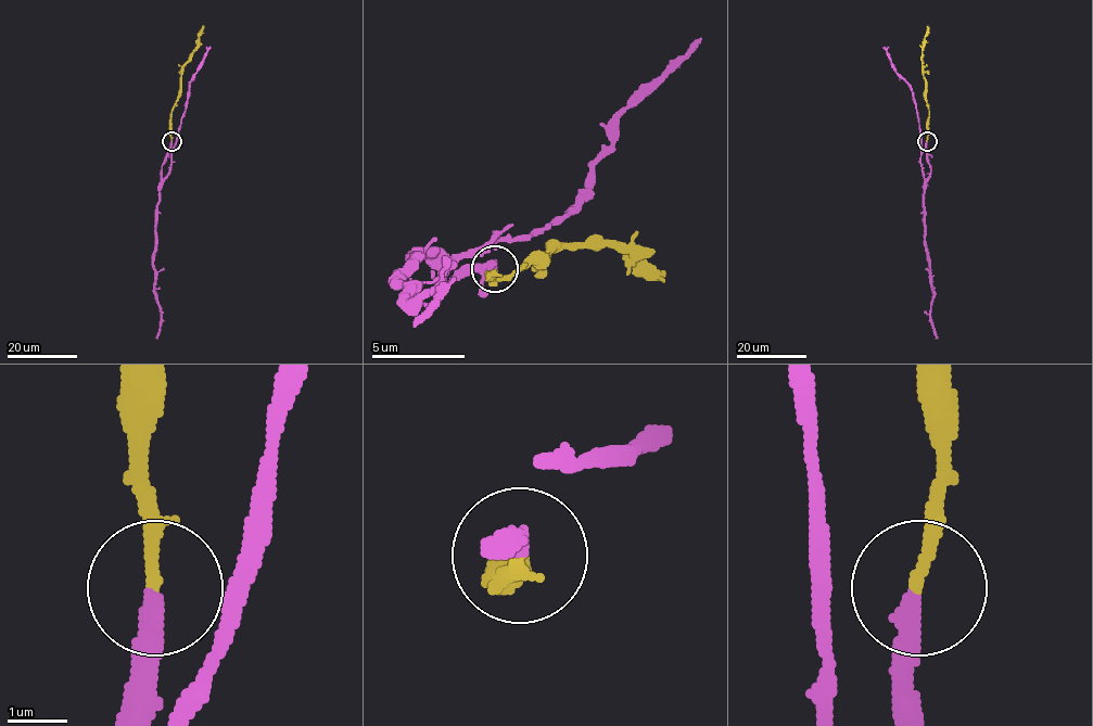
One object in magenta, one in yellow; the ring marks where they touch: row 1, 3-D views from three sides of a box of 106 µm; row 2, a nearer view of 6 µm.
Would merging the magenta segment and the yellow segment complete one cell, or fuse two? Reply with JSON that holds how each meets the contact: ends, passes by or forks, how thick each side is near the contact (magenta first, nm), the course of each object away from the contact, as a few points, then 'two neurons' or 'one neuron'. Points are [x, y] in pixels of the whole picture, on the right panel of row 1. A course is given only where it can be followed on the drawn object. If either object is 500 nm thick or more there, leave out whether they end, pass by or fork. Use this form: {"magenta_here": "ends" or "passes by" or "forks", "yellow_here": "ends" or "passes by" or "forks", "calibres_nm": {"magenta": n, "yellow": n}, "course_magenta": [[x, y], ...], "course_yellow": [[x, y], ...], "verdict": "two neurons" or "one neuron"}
{"magenta_here": "ends", "yellow_here": "ends", "calibres_nm": {"magenta": 360, "yellow": 220}, "course_magenta": [[927, 141], [930, 177], [924, 193], [925, 251], [932, 293], [930, 321], [937, 339]], "course_yellow": [[927, 141], [928, 111], [923, 47], [928, 25]], "verdict": "one neuron"}

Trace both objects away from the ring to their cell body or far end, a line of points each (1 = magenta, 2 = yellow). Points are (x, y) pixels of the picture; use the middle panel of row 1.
1: (493, 269), (470, 265), (442, 288), (428, 255), (414, 260), (404, 293), (414, 302), (437, 288), (418, 326)
2: (493, 269), (493, 279), (539, 265), (549, 251), (624, 246), (637, 260), (665, 274)

